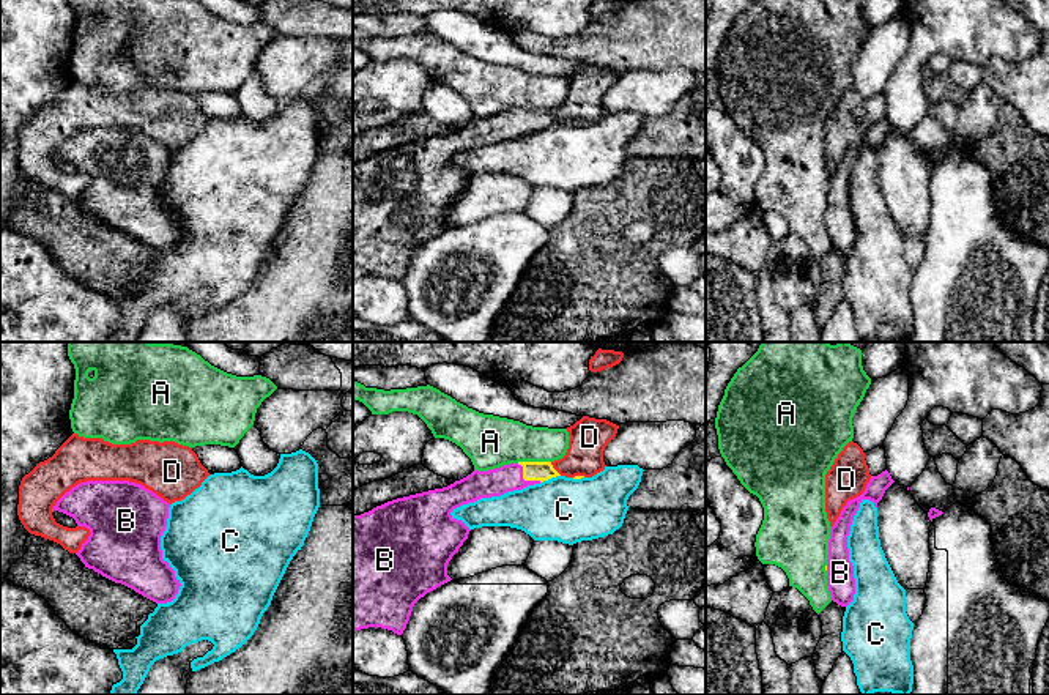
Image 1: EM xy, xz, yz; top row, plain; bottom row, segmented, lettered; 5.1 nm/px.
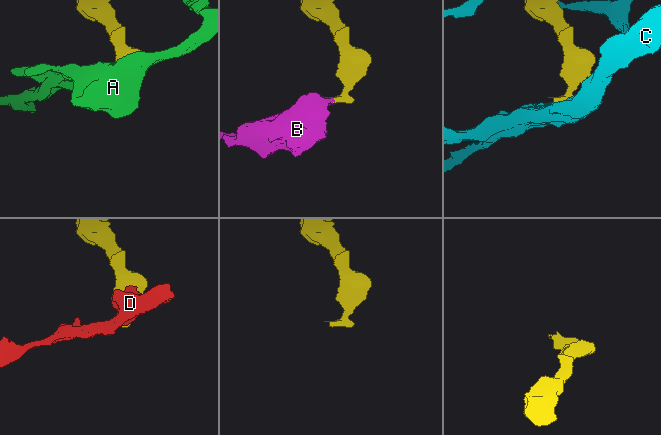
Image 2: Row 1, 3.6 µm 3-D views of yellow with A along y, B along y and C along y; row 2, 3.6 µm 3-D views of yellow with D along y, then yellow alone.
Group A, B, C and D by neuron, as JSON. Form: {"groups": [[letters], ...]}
{"groups": [["A"], ["B"], ["C"], ["D"]]}

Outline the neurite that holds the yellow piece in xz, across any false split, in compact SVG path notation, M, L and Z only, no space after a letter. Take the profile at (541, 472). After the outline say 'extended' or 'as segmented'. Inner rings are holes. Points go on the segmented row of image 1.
M518 462L488 471L474 470L454 484L387 501L353 515L353 632L381 627L402 635L414 604L450 582L447 564L468 539L469 528L450 515L463 504L501 496L561 476L551 462Z; extended

